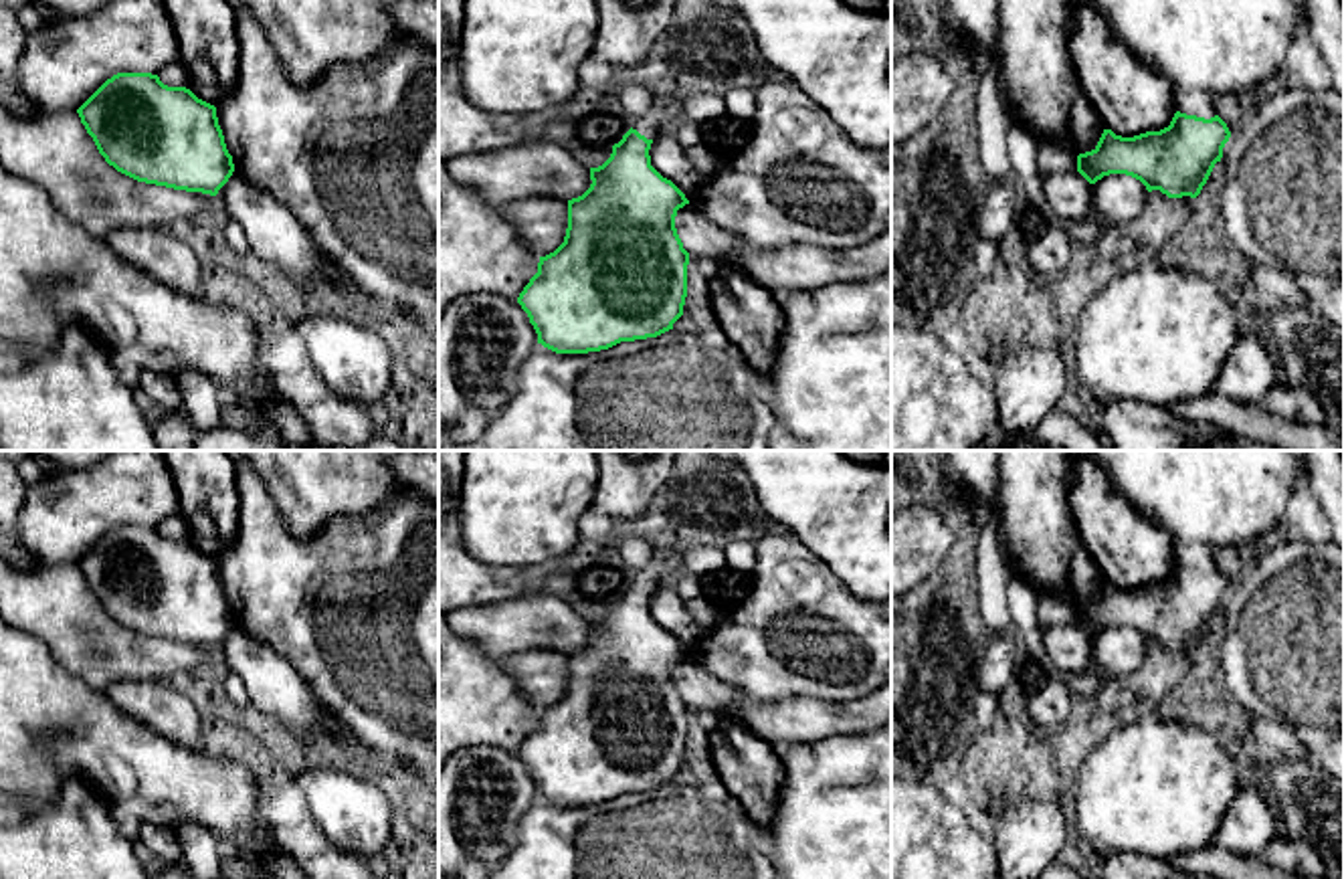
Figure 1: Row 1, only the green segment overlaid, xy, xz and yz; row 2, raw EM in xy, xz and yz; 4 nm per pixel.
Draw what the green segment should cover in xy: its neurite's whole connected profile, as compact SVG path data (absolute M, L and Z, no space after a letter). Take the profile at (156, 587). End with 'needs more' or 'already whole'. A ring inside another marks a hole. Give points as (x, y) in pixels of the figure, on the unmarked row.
M117 525L77 566L105 614L137 634L216 649L234 624L232 608L218 578L216 560L198 552L186 540L164 538L158 527Z; already whole

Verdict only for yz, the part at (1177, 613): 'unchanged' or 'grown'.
unchanged

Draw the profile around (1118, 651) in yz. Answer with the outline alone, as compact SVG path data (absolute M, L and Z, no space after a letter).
M1110 626L1093 637L1093 669L1124 683L1144 661L1146 639L1126 626Z

